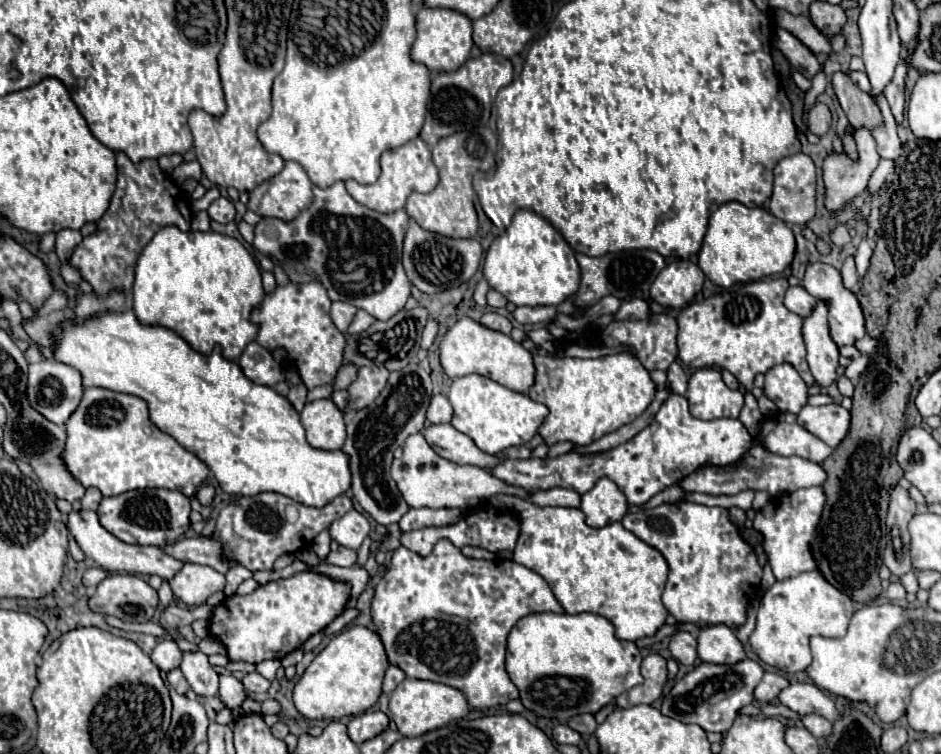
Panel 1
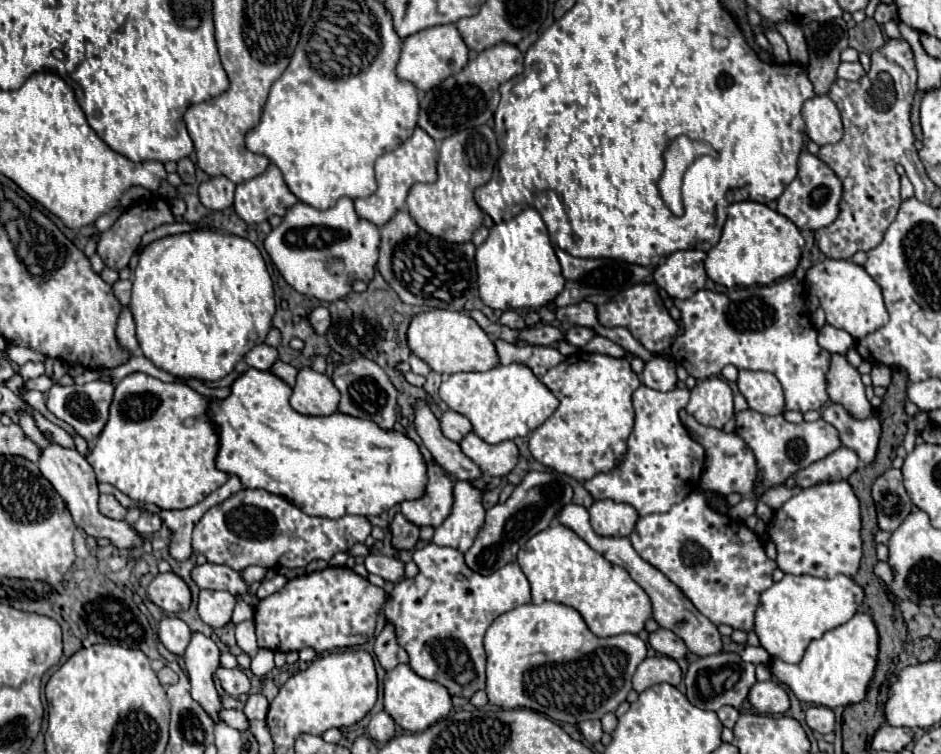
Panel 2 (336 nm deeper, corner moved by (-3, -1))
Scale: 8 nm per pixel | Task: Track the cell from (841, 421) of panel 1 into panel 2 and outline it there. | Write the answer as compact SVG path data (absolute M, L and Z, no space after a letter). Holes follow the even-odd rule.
M831 404L823 410L821 418L837 428L841 444L857 452L861 462L867 462L867 464L873 462L879 434L881 434L881 426L875 416L865 420L853 418L840 404Z

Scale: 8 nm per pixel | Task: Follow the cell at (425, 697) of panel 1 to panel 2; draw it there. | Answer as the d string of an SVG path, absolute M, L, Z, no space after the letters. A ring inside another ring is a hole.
M399 664L397 668L387 672L383 702L385 702L385 712L395 720L395 724L399 724L403 730L409 732L423 732L425 728L433 726L437 720L445 718L453 708L451 694L447 692L447 688L433 680L417 676L409 668L409 664Z

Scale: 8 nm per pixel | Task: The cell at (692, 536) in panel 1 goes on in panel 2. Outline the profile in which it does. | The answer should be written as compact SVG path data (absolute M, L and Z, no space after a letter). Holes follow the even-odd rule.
M701 490L691 492L665 514L639 518L629 540L635 552L663 572L713 624L753 630L759 596L773 584L777 564L767 558L755 532L743 522L711 510Z

